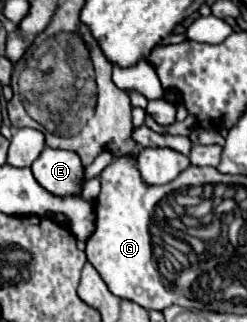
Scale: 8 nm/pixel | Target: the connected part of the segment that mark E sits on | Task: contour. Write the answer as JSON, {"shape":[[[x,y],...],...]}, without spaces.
{"shape":[[[46,147],[32,163],[34,179],[56,197],[80,197],[84,179],[84,165],[74,151]]]}

